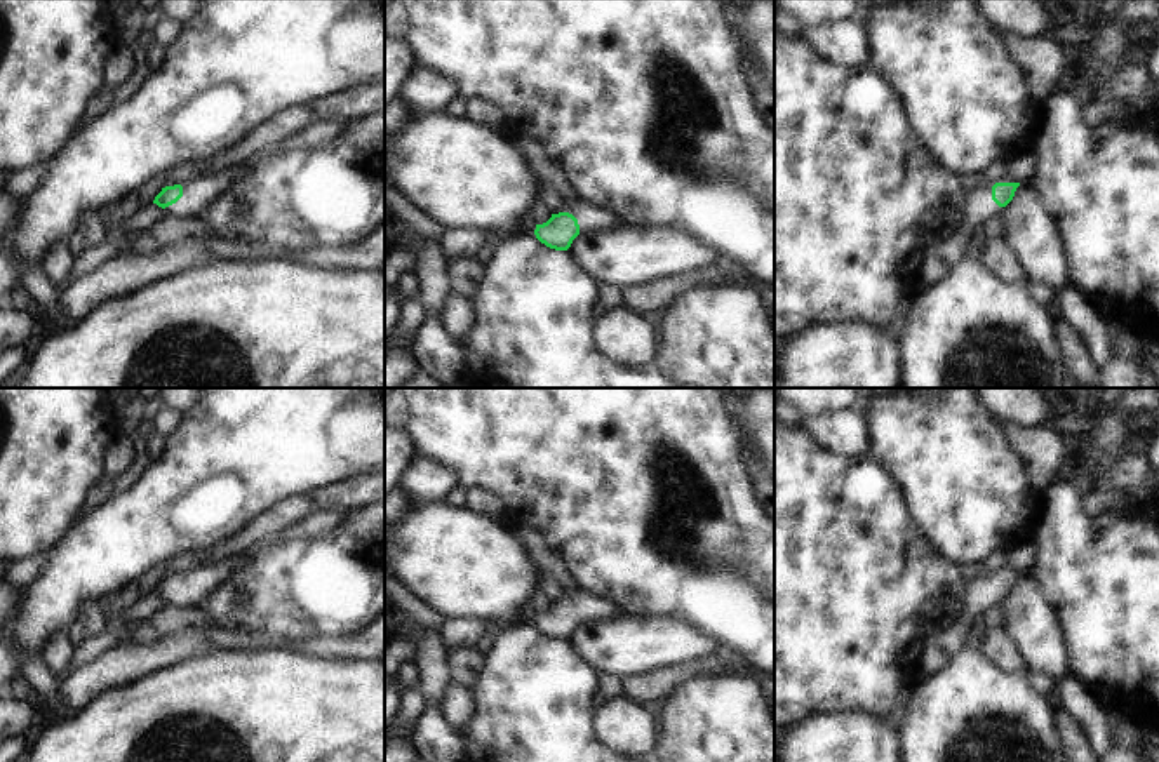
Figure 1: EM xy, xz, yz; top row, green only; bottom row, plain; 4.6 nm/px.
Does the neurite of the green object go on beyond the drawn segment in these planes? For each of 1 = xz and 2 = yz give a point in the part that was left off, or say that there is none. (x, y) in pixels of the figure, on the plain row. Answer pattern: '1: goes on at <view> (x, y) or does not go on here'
1: goes on at xz (590, 608)
2: goes on at yz (980, 597)

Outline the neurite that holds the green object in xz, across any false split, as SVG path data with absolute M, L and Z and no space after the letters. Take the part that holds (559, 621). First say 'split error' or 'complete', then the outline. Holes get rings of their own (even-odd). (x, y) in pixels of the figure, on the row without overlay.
split error; M566 590L559 604L536 614L536 628L550 638L567 640L580 623L593 623L626 616L607 598L599 598L583 590Z

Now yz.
split error; M1001 569L997 572L981 574L969 583L962 618L955 626L928 640L915 680L938 672L957 651L964 649L964 640L971 632L975 616L985 614L990 607L1002 604L1018 576L1020 572L1015 569Z

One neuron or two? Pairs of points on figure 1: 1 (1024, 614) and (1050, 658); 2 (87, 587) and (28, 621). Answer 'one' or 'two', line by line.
1: one
2: one

